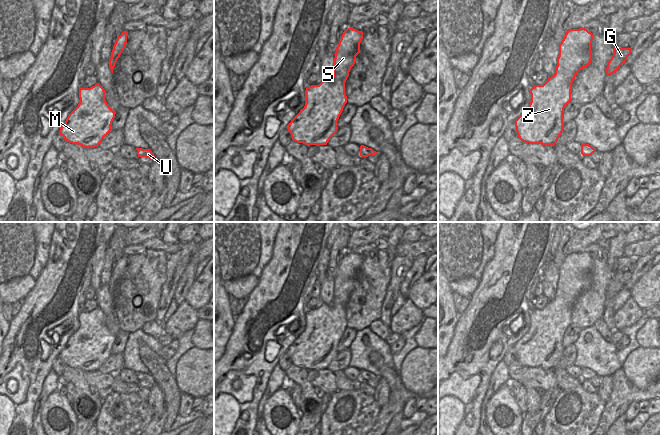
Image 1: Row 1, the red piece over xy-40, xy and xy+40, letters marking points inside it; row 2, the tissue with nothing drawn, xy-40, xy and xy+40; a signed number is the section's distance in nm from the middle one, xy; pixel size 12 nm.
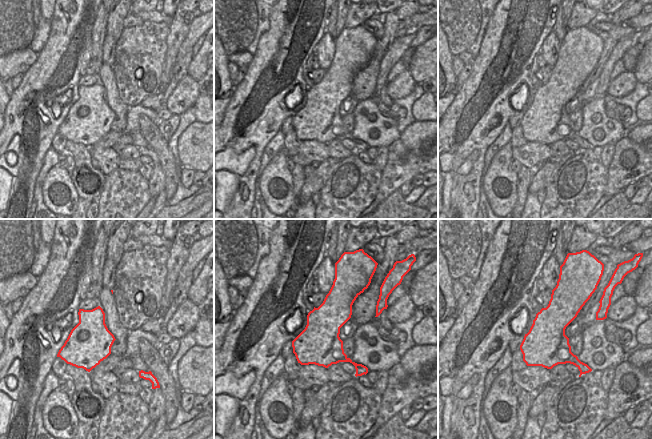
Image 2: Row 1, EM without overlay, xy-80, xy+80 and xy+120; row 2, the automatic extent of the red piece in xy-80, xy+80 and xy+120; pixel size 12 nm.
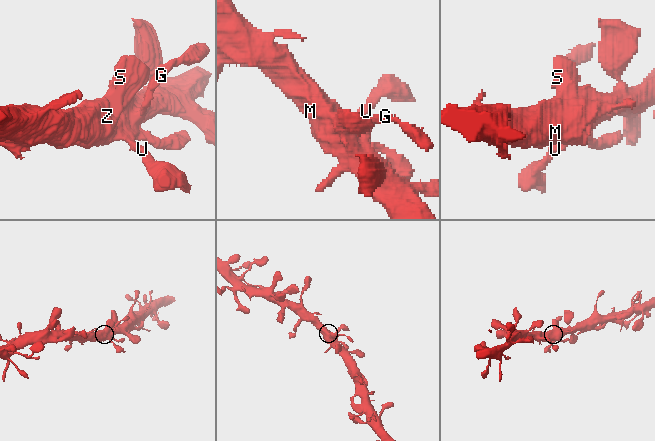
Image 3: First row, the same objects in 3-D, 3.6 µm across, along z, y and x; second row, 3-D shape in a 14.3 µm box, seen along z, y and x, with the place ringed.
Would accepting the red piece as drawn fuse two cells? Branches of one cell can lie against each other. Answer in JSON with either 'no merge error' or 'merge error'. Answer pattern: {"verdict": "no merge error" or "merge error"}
{"verdict": "no merge error"}

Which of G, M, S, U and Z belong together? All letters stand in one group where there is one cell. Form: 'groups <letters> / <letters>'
groups G M S U Z

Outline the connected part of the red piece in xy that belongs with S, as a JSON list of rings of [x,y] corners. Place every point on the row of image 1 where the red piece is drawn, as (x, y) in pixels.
[[[347,28],[336,48],[333,76],[305,90],[305,106],[287,125],[293,141],[310,145],[327,145],[337,132],[337,121],[347,103],[345,82],[356,56],[361,52],[363,32]]]

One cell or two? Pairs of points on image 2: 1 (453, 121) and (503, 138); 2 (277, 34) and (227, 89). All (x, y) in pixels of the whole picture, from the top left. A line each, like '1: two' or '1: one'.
1: two
2: two

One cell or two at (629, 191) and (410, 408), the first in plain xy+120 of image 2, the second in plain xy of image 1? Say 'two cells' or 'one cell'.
one cell

